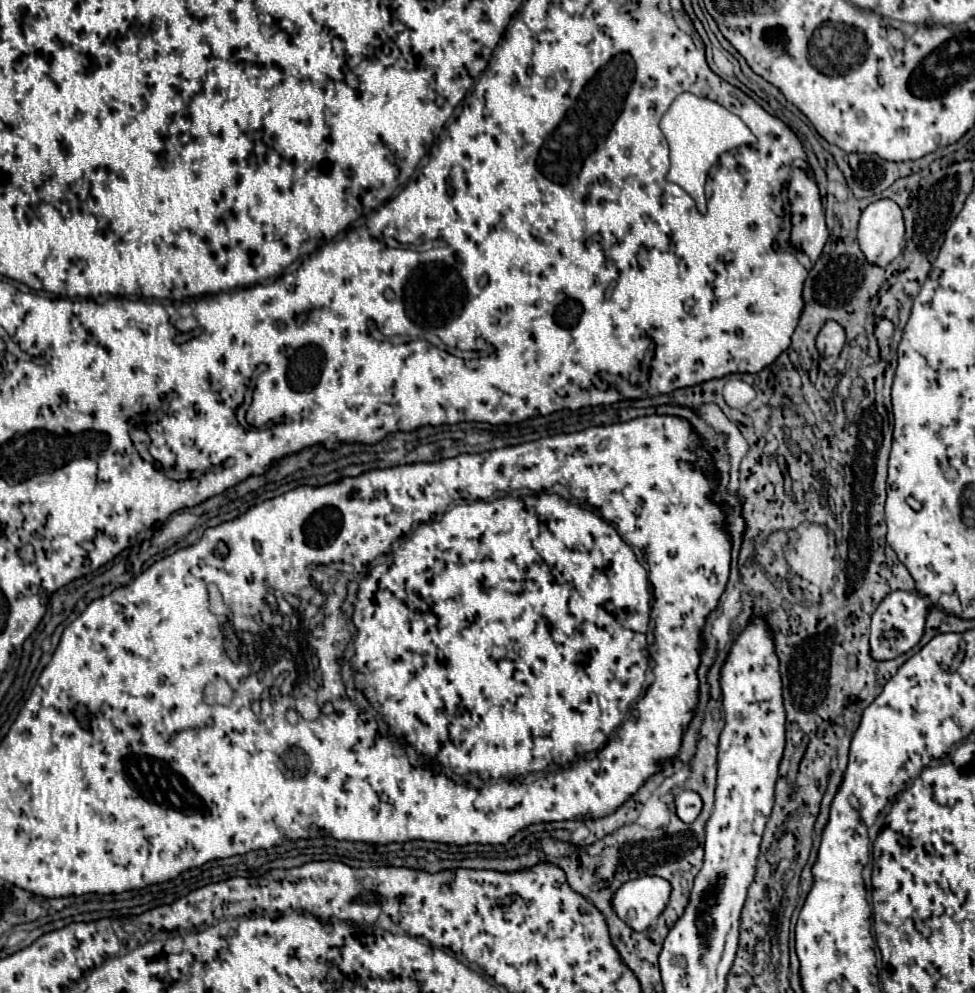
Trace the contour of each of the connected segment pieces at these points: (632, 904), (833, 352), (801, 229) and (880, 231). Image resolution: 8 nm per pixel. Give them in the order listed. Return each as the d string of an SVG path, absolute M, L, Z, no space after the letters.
M640 877L624 883L612 899L616 915L634 931L644 931L670 901L672 885L662 877Z
M828 321L816 339L816 349L822 357L838 357L844 347L844 329L836 321Z
M793 169L788 184L788 197L792 203L794 243L815 263L828 240L828 229L814 177L802 169Z
M880 199L862 211L858 243L872 265L886 267L898 257L904 247L904 221L892 199Z

